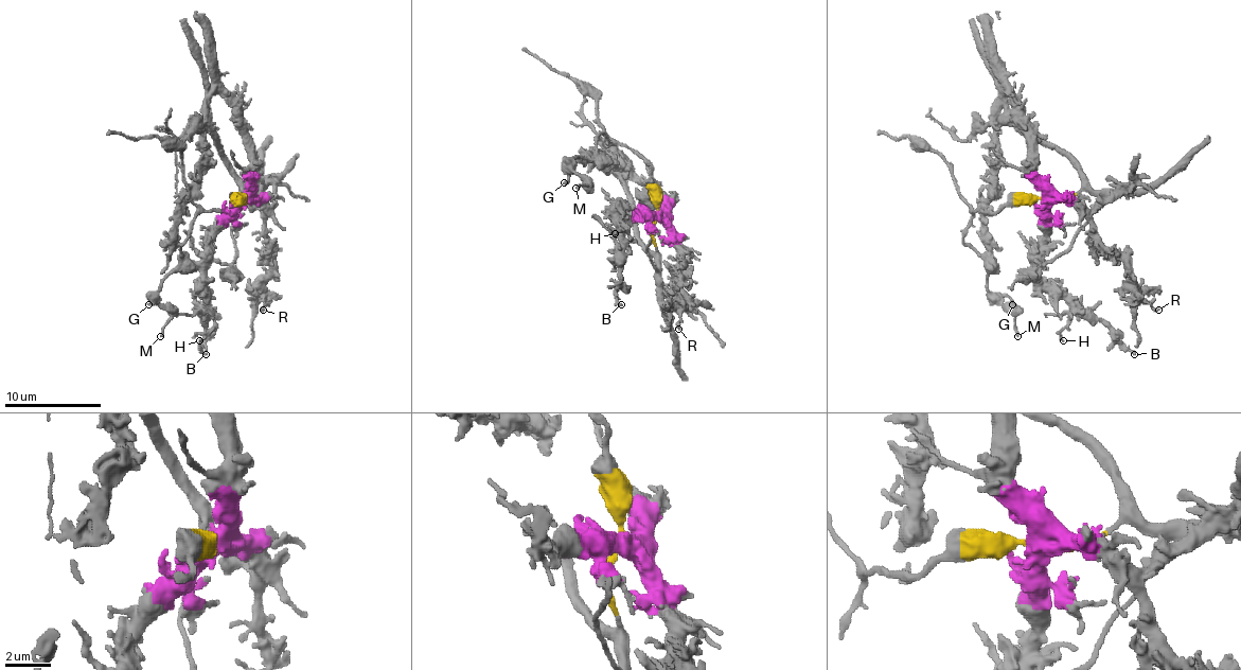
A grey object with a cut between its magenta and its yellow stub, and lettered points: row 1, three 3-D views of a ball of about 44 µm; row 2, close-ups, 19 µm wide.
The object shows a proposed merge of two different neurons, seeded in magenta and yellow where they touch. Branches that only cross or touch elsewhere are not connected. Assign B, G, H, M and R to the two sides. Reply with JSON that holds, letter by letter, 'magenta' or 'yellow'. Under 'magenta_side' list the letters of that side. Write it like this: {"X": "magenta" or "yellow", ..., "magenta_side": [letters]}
{"B": "magenta", "G": "yellow", "H": "magenta", "M": "yellow", "R": "magenta", "magenta_side": ["B", "H", "R"]}

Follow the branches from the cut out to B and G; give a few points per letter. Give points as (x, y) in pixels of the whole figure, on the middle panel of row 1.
B: (657, 216), (628, 216), (619, 211), (617, 294), (621, 305)
G: (657, 216), (653, 168), (600, 134), (592, 158), (573, 158), (563, 182)

